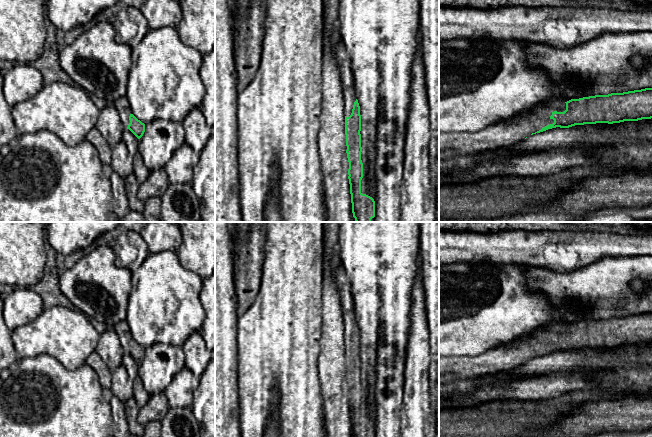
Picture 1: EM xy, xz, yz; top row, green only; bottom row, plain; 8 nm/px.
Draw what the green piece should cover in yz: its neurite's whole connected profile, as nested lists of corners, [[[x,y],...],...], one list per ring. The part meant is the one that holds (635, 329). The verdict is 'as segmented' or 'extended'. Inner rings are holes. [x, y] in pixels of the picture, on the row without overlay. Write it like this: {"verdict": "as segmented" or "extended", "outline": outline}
{"verdict": "extended", "outline": [[[652,312],[571,323],[565,327],[565,330],[559,328],[557,325],[540,328],[529,337],[523,337],[508,344],[493,347],[481,355],[474,357],[466,355],[459,357],[440,357],[439,383],[473,379],[499,372],[507,372],[530,359],[556,351],[569,352],[575,349],[596,347],[613,348],[652,342]]]}

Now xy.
{"verdict": "extended", "outline": [[[119,322],[115,327],[115,332],[121,342],[124,352],[129,353],[138,363],[140,363],[145,356],[145,348],[130,337],[130,329],[127,322]]]}

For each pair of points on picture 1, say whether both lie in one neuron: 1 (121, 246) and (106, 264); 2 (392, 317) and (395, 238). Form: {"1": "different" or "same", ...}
{"1": "different", "2": "same"}

